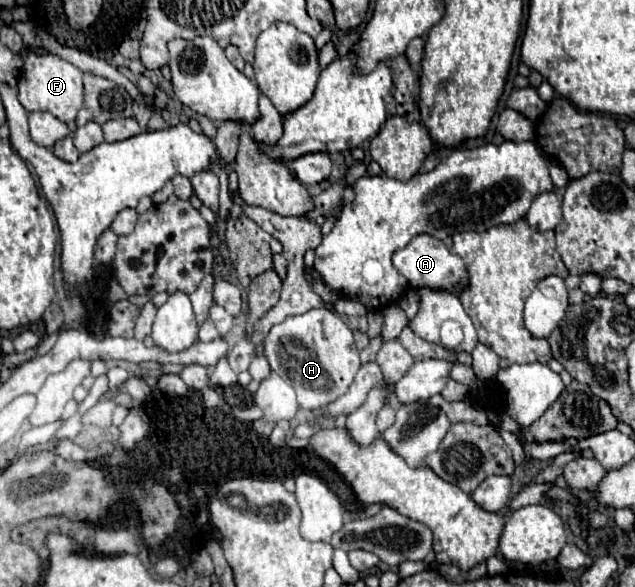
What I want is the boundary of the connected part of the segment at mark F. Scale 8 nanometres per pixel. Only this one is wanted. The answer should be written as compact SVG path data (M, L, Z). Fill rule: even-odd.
M28 53L24 59L24 71L18 83L18 99L26 111L48 111L60 121L74 121L76 113L84 101L84 87L82 87L82 71L72 63L64 61L58 55L36 55Z

